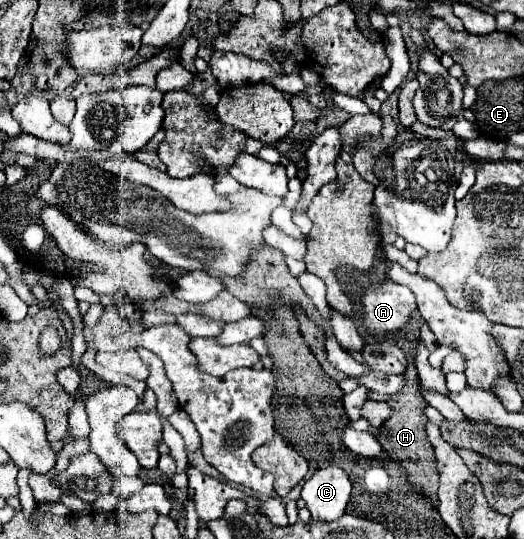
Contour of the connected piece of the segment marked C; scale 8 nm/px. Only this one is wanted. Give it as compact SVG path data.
M340 467L316 469L316 473L304 483L302 499L318 521L336 521L344 515L350 501L352 483Z

